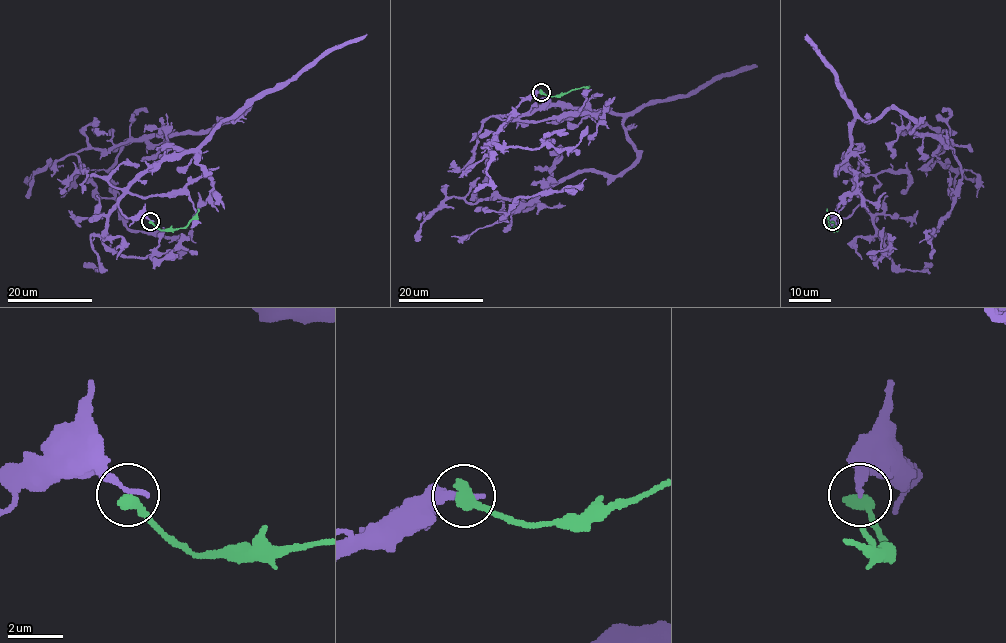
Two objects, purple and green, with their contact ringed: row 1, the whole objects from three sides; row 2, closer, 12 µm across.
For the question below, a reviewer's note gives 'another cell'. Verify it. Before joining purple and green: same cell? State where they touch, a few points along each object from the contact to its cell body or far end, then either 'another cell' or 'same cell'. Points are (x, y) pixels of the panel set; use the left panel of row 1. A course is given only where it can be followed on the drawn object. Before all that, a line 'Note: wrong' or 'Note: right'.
Note: right
place (150, 221); course purple (150, 220), (128, 218), (119, 197), (246, 109), (199, 132), (131, 138), (111, 171), (129, 228), (196, 242); course green (150, 221), (161, 230), (182, 228), (199, 208); another cell

